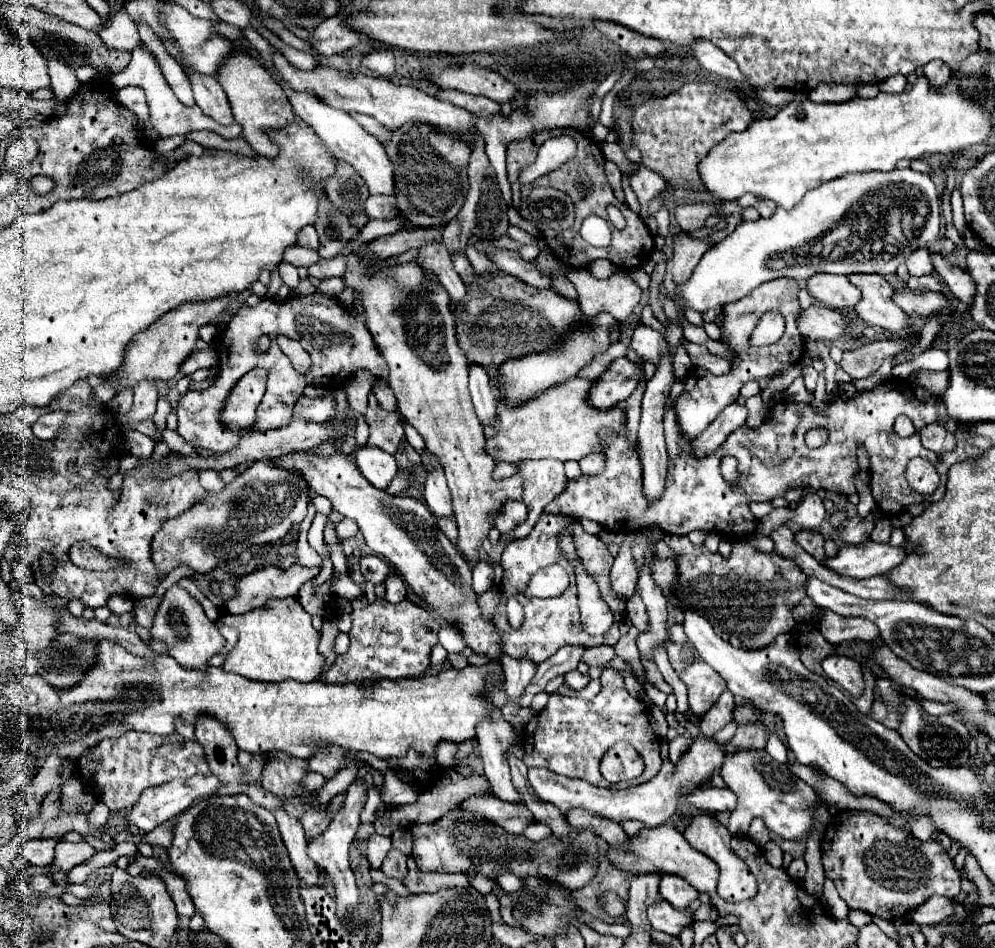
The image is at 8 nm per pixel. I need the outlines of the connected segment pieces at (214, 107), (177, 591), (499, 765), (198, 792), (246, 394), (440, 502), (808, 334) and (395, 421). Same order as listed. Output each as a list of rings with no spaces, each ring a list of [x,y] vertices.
[[[187,67],[185,73],[187,73],[189,81],[191,81],[191,87],[193,87],[193,93],[195,93],[195,101],[201,107],[201,111],[205,115],[209,115],[211,119],[215,119],[217,123],[221,123],[221,125],[233,123],[233,113],[231,113],[227,95],[221,89],[221,85],[215,81],[215,77],[197,73],[191,67]]]
[[[173,585],[155,615],[153,627],[151,627],[151,637],[157,641],[163,641],[167,645],[167,655],[175,657],[175,661],[183,669],[197,669],[197,671],[207,671],[209,659],[217,655],[225,647],[225,637],[217,631],[217,627],[205,617],[203,607],[193,599],[185,589],[179,585]]]
[[[487,719],[477,729],[479,753],[485,765],[485,777],[489,781],[491,793],[501,801],[525,805],[521,793],[511,783],[509,765],[505,761],[507,745],[509,741],[515,741],[515,737],[515,729],[511,729],[511,725],[503,719]]]
[[[193,775],[189,779],[173,779],[169,783],[163,783],[163,785],[157,785],[157,787],[149,787],[141,793],[137,805],[133,805],[131,809],[125,811],[123,815],[123,821],[127,825],[135,825],[137,829],[141,831],[153,831],[157,825],[163,825],[167,819],[171,819],[175,813],[187,809],[195,799],[201,799],[201,797],[207,797],[207,795],[213,795],[217,793],[219,789],[223,787],[223,781],[217,777],[217,775]]]
[[[255,367],[245,373],[231,397],[227,397],[227,405],[223,407],[223,423],[229,427],[247,427],[255,421],[255,409],[261,403],[265,393],[265,369]]]
[[[425,449],[421,453],[421,465],[425,469],[425,479],[427,479],[425,481],[425,491],[423,491],[427,507],[437,517],[451,517],[453,515],[451,495],[449,495],[447,479],[445,479],[443,465],[441,465],[439,457]]]
[[[813,303],[797,317],[797,329],[805,341],[835,341],[847,329],[843,315],[837,309],[829,309],[821,303]]]
[[[373,391],[369,393],[369,409],[367,409],[365,419],[367,419],[369,429],[371,429],[367,445],[369,447],[381,447],[387,453],[395,455],[399,449],[399,443],[403,439],[403,427],[401,427],[399,415],[385,411],[379,405],[379,401],[375,399]]]

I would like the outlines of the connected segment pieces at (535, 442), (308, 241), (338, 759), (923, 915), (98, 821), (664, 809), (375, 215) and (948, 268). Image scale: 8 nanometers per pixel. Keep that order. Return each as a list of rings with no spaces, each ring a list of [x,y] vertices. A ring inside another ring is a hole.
[[[595,379],[567,381],[567,385],[559,385],[559,389],[551,389],[551,393],[543,393],[543,397],[535,397],[523,405],[523,409],[503,409],[497,403],[499,427],[487,429],[485,449],[497,459],[515,463],[521,459],[559,459],[559,461],[579,461],[581,457],[603,451],[605,445],[599,439],[599,429],[609,429],[619,435],[623,425],[627,423],[627,409],[621,405],[613,405],[609,409],[597,409],[589,403],[589,391],[595,385]]]
[[[307,225],[299,231],[299,237],[297,237],[297,245],[299,247],[307,247],[307,249],[317,249],[319,247],[319,237],[317,237],[317,231],[313,225]]]
[[[337,747],[331,749],[331,751],[327,751],[327,753],[317,751],[317,753],[309,759],[311,771],[317,771],[317,773],[325,775],[327,779],[335,777],[335,773],[337,773],[339,769],[343,769],[343,767],[349,765],[349,763],[343,761],[343,755],[345,755],[345,753],[347,753],[345,749],[337,749]]]
[[[929,897],[923,905],[915,907],[907,917],[917,925],[937,925],[943,923],[947,917],[951,917],[955,911],[953,901],[947,897]]]
[[[97,799],[95,803],[93,803],[93,809],[91,809],[91,813],[89,813],[89,817],[91,817],[91,825],[105,825],[107,823],[107,817],[109,817],[109,809],[107,809],[107,805],[101,801],[101,799]]]
[[[753,721],[753,723],[739,725],[735,737],[725,745],[719,745],[713,737],[705,737],[699,731],[699,735],[693,739],[691,747],[681,755],[677,765],[673,765],[669,759],[665,759],[661,765],[661,771],[651,781],[641,783],[637,787],[629,787],[629,789],[621,789],[621,791],[619,789],[603,789],[603,787],[595,787],[581,779],[569,779],[569,777],[551,773],[549,769],[529,769],[529,783],[539,797],[543,797],[543,799],[547,797],[547,801],[553,803],[555,807],[559,807],[561,813],[581,807],[581,809],[597,813],[613,823],[625,823],[625,821],[635,819],[635,821],[643,821],[647,827],[657,827],[657,825],[663,825],[677,811],[683,797],[689,795],[691,791],[695,791],[705,779],[709,779],[713,775],[713,771],[723,765],[723,761],[727,757],[733,757],[739,751],[763,749],[765,743],[767,743],[767,725],[761,721]]]
[[[369,195],[365,203],[365,211],[369,219],[383,219],[389,221],[397,217],[397,209],[393,207],[393,197],[391,195]]]
[[[931,253],[931,261],[933,261],[933,267],[939,275],[941,281],[945,281],[951,289],[951,293],[961,299],[963,303],[971,305],[973,301],[973,293],[975,293],[975,283],[971,281],[969,273],[965,273],[965,269],[949,263],[947,259],[943,259],[941,253]]]

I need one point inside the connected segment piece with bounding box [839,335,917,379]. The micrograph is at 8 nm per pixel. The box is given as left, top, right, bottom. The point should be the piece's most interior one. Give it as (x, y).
(859, 363)

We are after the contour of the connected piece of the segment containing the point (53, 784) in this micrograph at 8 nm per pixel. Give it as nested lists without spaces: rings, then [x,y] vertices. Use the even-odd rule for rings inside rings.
[[[49,755],[43,763],[43,767],[39,769],[39,773],[31,779],[31,783],[25,787],[27,793],[33,793],[33,795],[45,795],[53,789],[57,789],[61,785],[59,781],[59,767],[65,763],[67,759],[61,759],[61,757],[55,757],[55,755]]]

